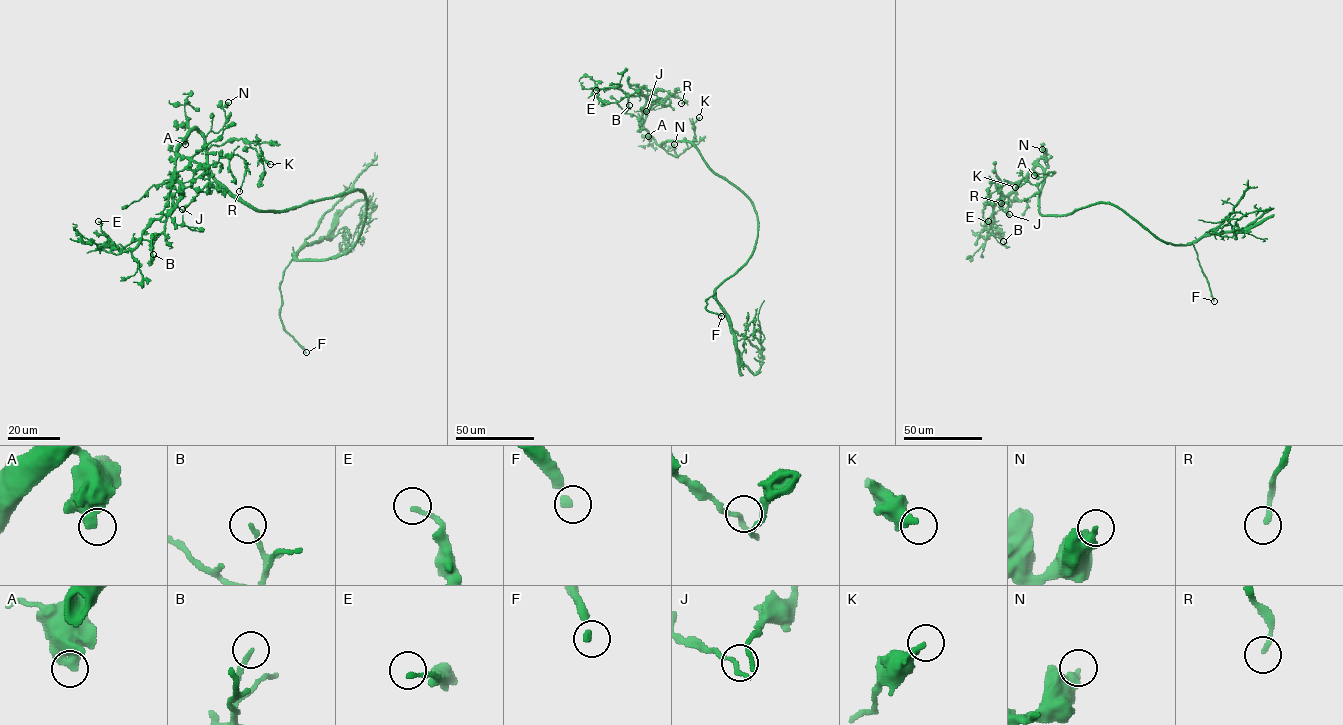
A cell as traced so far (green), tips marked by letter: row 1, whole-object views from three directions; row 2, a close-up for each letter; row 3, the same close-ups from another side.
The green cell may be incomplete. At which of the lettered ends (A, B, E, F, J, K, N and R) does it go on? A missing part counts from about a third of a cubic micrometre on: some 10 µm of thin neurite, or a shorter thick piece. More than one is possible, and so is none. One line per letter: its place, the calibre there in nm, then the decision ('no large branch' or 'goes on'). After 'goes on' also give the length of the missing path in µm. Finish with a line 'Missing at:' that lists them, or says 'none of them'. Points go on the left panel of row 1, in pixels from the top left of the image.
A: at (185, 144); 600 nm thick; no large branch
B: at (153, 254); 160 nm thick; no large branch
E: at (98, 221); 180 nm thick; no large branch
F: at (306, 352); 280 nm thick; goes on; about 40 µm are missing
J: at (182, 209); 160 nm thick; no large branch
K: at (270, 164); 340 nm thick; no large branch
N: at (228, 102); 360 nm thick; no large branch
R: at (239, 191); 190 nm thick; no large branch
Missing at: F

